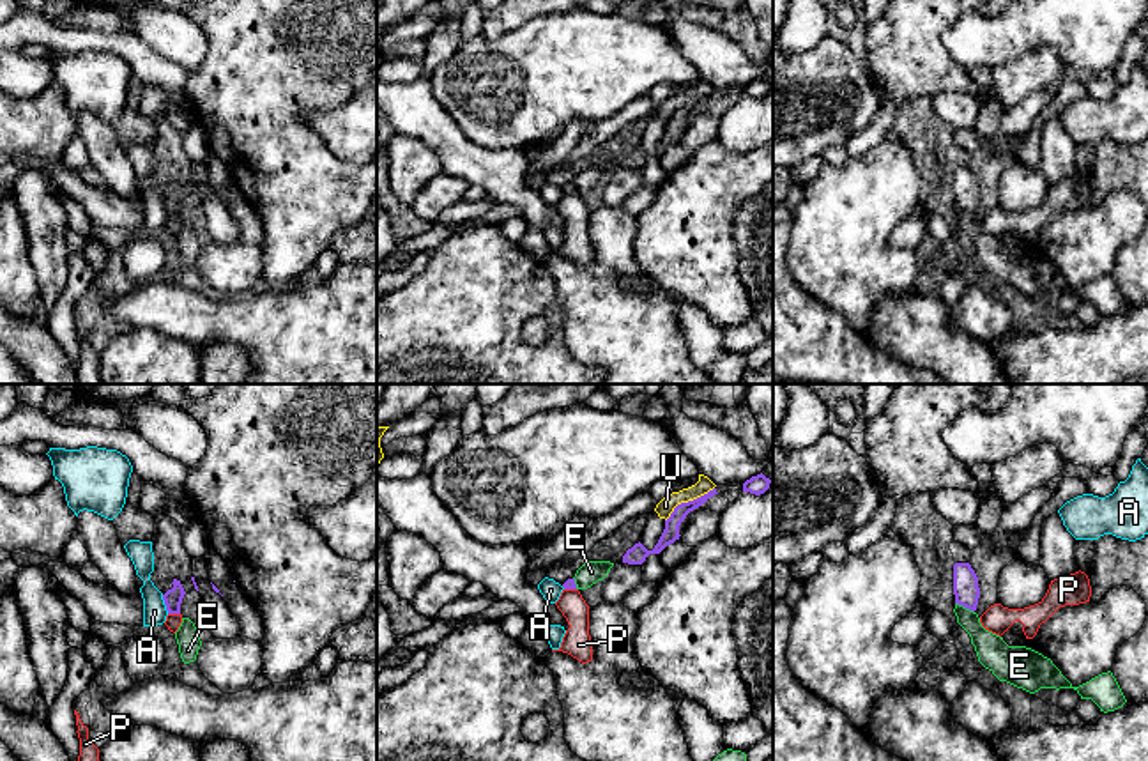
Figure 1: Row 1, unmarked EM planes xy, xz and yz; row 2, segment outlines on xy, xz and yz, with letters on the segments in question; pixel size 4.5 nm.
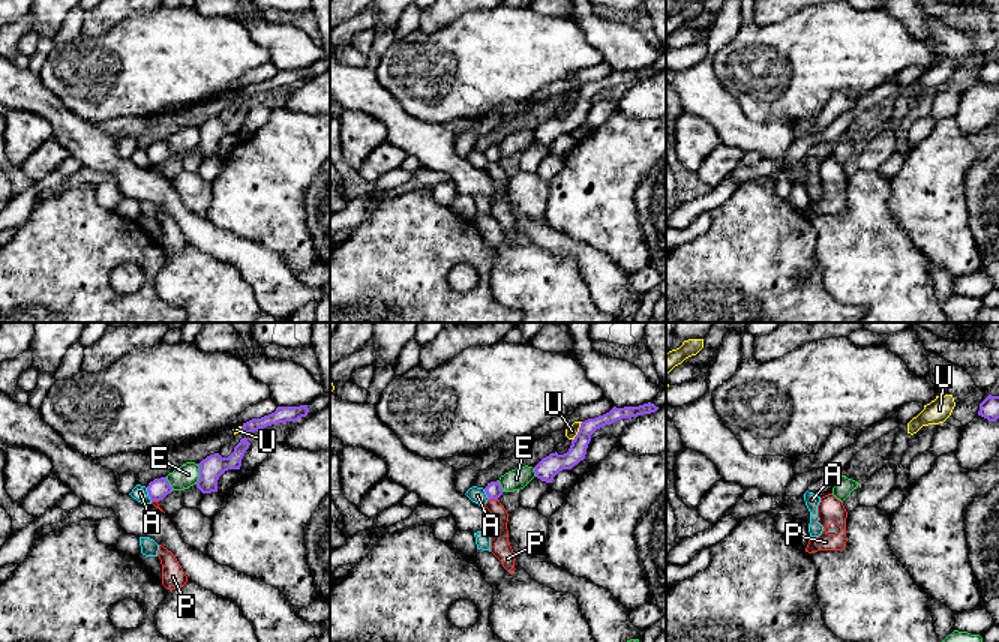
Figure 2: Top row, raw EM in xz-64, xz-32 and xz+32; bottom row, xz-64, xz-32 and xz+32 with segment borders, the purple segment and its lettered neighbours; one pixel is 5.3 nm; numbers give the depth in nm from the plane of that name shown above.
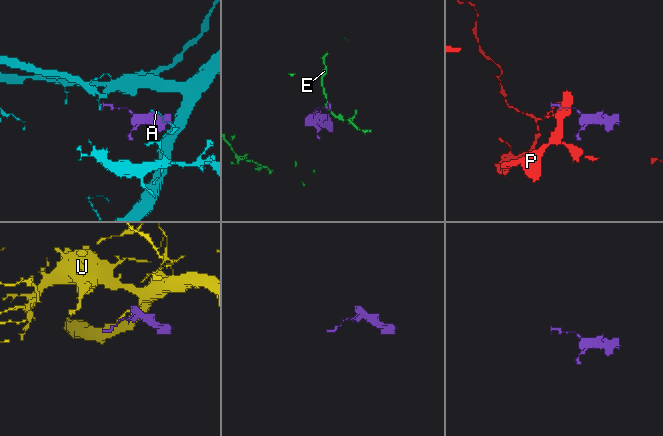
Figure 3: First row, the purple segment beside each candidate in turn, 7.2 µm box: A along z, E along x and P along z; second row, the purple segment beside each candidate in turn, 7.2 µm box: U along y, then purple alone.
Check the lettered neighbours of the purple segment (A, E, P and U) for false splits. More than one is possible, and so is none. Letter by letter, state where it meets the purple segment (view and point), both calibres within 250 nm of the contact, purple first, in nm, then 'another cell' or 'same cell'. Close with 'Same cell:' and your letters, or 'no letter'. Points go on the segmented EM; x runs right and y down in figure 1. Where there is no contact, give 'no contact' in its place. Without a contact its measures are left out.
A: meets purple in xy at (165, 604); 80 nm thick on the purple side, 110 nm on the other; another cell
E: meets purple in yz at (964, 606); 120 nm thick on the purple side, 150 nm on the other; another cell
P: meets purple in xy at (174, 613); 80 nm thick on the purple side, 70 nm on the other; another cell
U: meets purple in xz at (688, 501); 80 nm thick on the purple side, 80 nm on the other; another cell
Same cell: no letter

